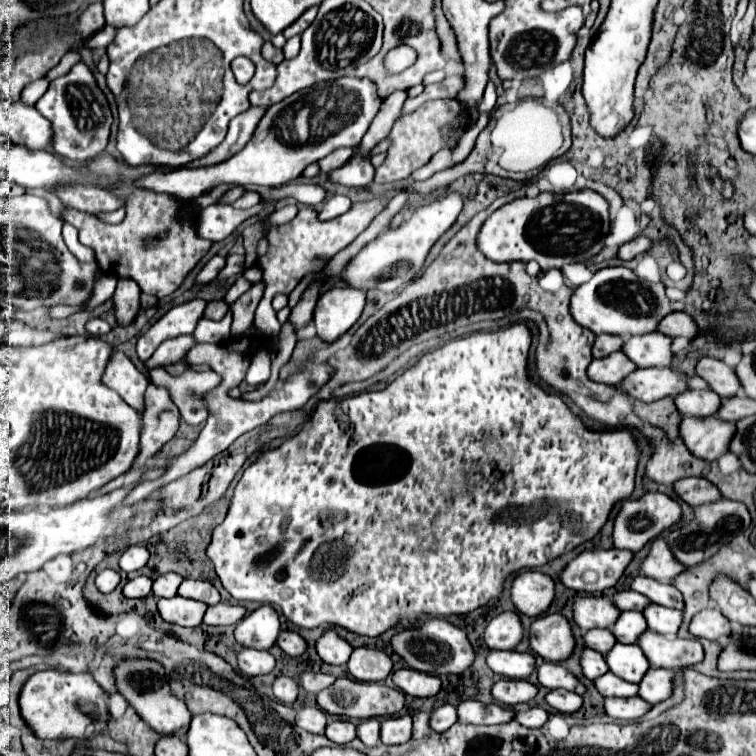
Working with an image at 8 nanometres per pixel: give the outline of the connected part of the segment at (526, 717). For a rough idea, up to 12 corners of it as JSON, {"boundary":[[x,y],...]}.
{"boundary":[[544,708],[518,712],[516,718],[522,726],[542,728],[548,720]]}

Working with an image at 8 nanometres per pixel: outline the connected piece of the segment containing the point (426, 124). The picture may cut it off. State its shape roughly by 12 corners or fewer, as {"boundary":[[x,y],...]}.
{"boundary":[[430,100],[396,120],[374,174],[396,184],[444,148],[452,100]]}

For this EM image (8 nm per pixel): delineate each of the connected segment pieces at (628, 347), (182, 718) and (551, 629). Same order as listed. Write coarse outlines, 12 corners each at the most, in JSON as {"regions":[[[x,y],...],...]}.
{"regions":[[[632,336],[624,352],[638,368],[670,366],[672,338]],[[152,660],[114,668],[118,692],[162,736],[192,714]],[[558,612],[536,618],[530,646],[544,660],[568,660],[576,646]]]}

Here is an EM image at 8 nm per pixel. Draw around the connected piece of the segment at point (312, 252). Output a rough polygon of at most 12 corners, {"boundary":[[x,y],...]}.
{"boundary":[[390,198],[356,202],[328,222],[314,208],[258,244],[266,290],[254,326],[280,334],[272,300],[368,228]]}

